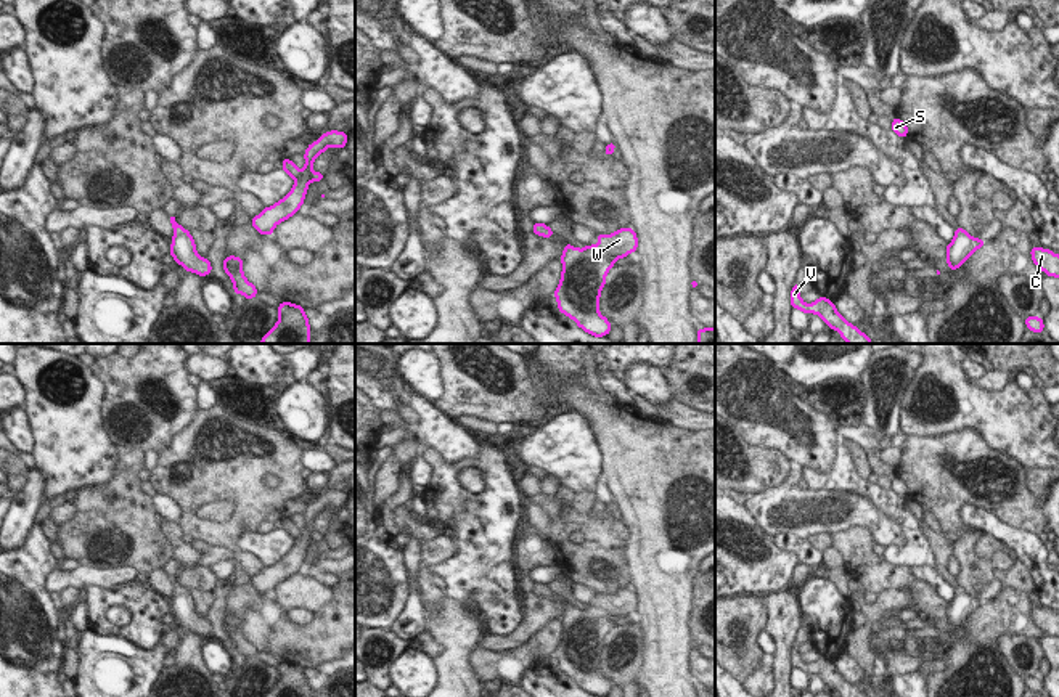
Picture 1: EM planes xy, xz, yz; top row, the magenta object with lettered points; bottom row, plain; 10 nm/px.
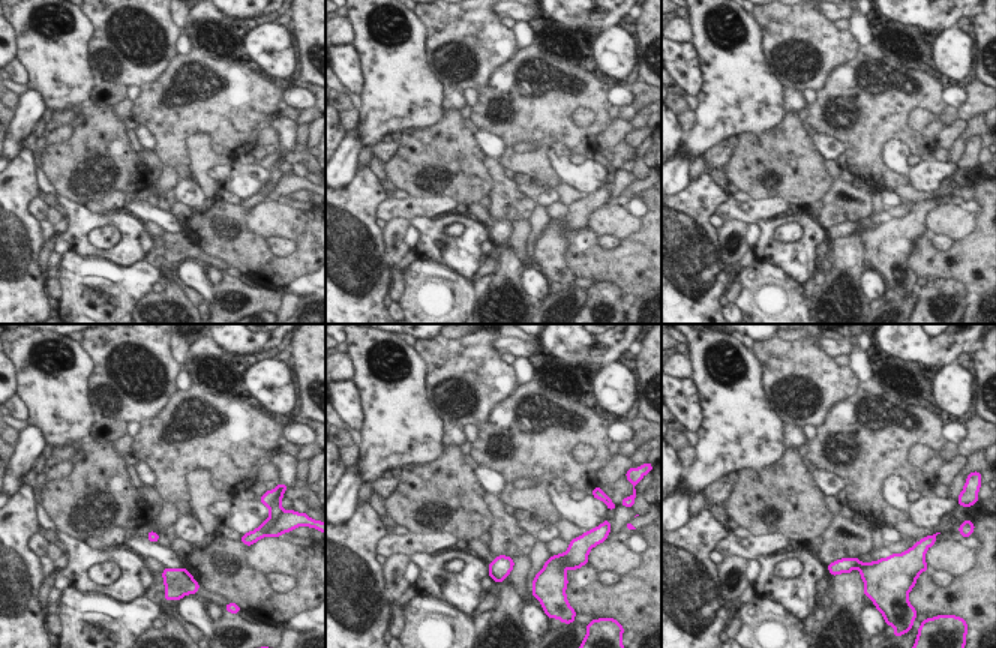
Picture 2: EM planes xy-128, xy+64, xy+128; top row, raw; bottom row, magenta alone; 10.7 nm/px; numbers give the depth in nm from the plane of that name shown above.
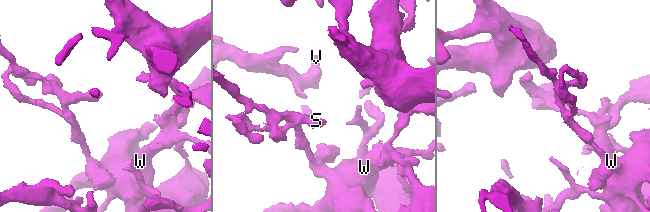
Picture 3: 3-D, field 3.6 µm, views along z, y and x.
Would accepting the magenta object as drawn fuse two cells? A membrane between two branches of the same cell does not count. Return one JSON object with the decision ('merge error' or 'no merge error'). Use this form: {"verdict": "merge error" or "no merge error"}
{"verdict": "no merge error"}

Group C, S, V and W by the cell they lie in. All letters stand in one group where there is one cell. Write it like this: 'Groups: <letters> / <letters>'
Groups: C S V W

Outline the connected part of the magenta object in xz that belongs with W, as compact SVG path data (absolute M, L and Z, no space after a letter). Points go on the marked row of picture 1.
M620 228L612 234L596 234L596 246L577 249L564 246L561 283L553 292L561 313L572 318L579 328L595 337L607 336L611 323L599 313L599 296L607 271L617 259L627 257L638 247L633 228Z

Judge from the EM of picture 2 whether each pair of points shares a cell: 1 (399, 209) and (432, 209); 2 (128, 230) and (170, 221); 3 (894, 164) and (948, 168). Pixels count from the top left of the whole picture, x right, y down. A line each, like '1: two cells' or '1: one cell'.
1: one cell
2: two cells
3: one cell

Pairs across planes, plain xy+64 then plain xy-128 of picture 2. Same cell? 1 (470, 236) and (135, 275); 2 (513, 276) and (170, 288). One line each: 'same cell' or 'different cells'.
1: different cells
2: same cell

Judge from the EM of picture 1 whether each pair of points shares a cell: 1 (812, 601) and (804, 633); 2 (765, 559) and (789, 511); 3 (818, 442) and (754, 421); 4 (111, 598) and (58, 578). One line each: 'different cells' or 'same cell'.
1: different cells
2: different cells
3: same cell
4: different cells

